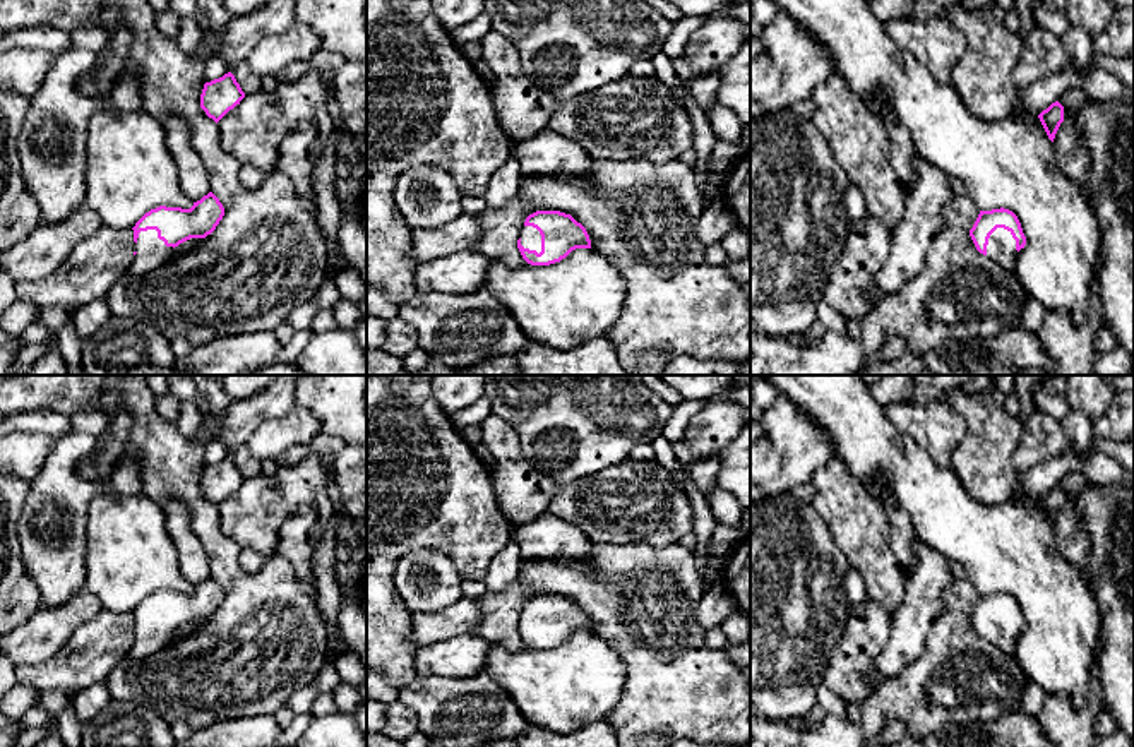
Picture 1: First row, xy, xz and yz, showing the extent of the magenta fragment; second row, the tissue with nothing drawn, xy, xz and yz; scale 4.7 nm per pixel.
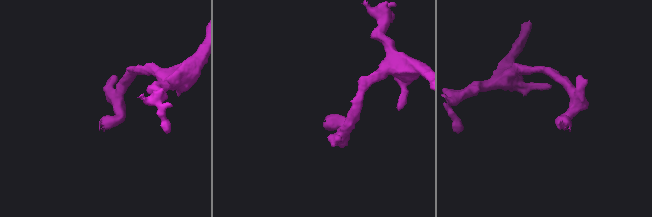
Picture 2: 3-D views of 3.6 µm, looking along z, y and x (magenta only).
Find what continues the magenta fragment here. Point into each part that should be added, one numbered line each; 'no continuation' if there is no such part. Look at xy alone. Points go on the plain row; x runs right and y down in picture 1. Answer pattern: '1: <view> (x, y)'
1: xy (151, 636)

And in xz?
1: xz (530, 621)

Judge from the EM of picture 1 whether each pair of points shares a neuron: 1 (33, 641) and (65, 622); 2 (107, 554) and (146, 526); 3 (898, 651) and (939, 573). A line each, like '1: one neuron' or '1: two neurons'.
1: one neuron
2: one neuron
3: one neuron

